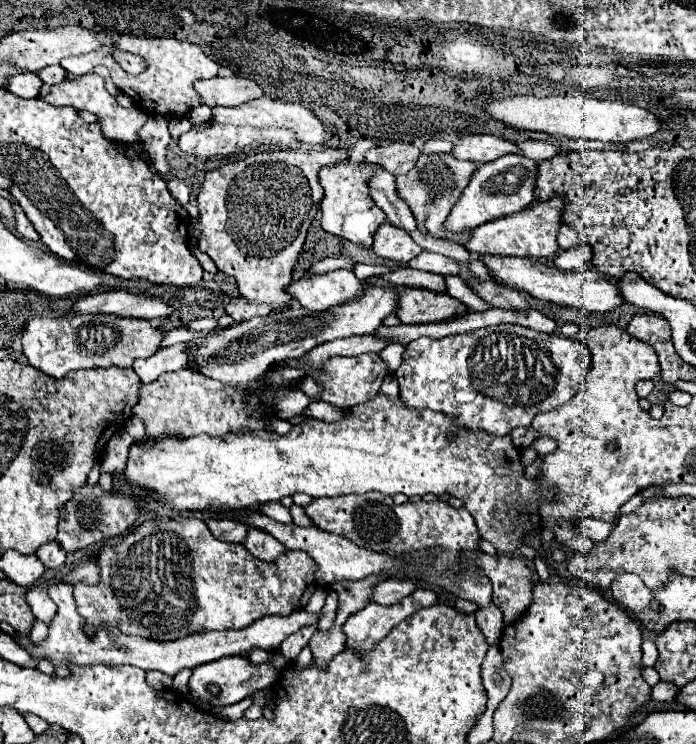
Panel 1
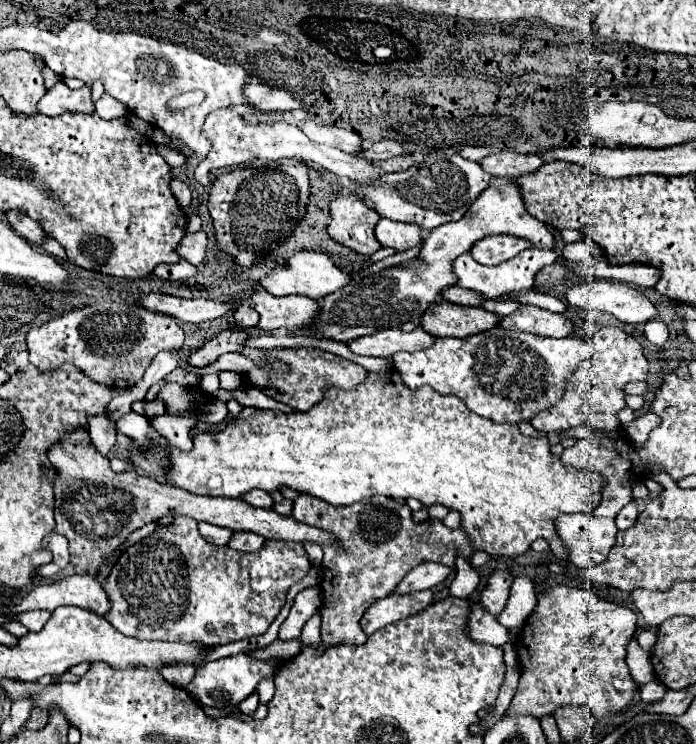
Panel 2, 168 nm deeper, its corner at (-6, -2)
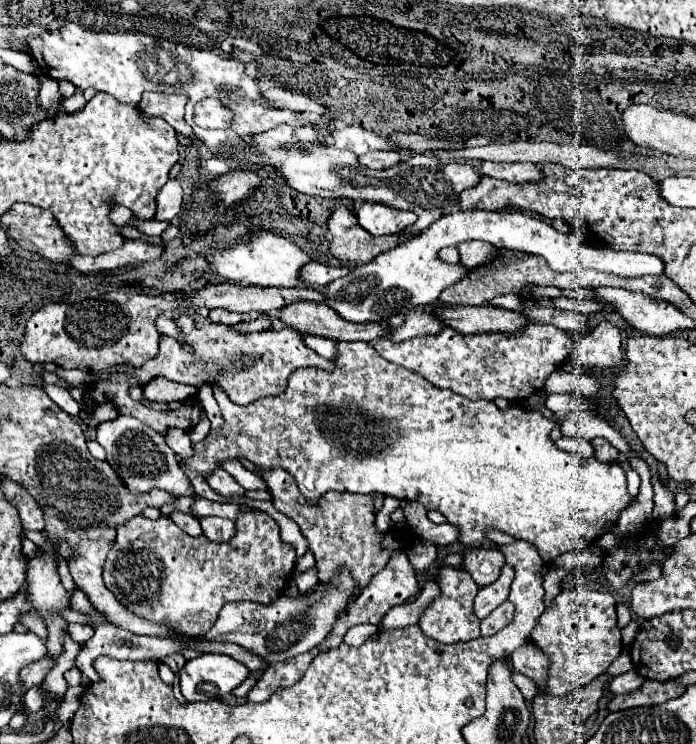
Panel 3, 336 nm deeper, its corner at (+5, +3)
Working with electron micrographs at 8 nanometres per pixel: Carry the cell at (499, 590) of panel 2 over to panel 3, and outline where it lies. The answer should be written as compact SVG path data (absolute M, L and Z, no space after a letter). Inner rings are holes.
M469 549L463 561L463 567L471 573L477 587L487 587L497 581L501 565L505 565L505 557L497 549Z

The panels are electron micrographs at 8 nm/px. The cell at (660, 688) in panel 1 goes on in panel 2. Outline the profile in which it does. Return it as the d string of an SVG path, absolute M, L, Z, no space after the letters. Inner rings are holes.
M654 680L654 682L648 682L648 684L640 684L638 690L640 690L640 698L642 698L646 704L656 702L656 700L662 698L664 692L666 692L666 688L664 688L660 682L656 682L656 680Z

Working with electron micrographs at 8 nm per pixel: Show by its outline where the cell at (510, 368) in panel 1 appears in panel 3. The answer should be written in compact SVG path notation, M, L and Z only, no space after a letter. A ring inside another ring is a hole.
M531 323L517 333L477 333L477 335L463 335L463 333L453 331L451 327L443 327L435 335L413 337L403 343L389 343L387 339L379 339L379 341L375 341L373 347L387 361L391 361L399 367L405 367L405 369L421 375L429 383L433 383L441 389L451 389L457 395L463 395L471 401L479 401L479 399L495 401L497 397L505 397L509 401L525 401L525 397L529 397L529 391L543 389L547 377L561 363L565 363L565 359L569 357L569 353L573 353L573 349L577 345L567 337L565 331L561 331L553 325Z

